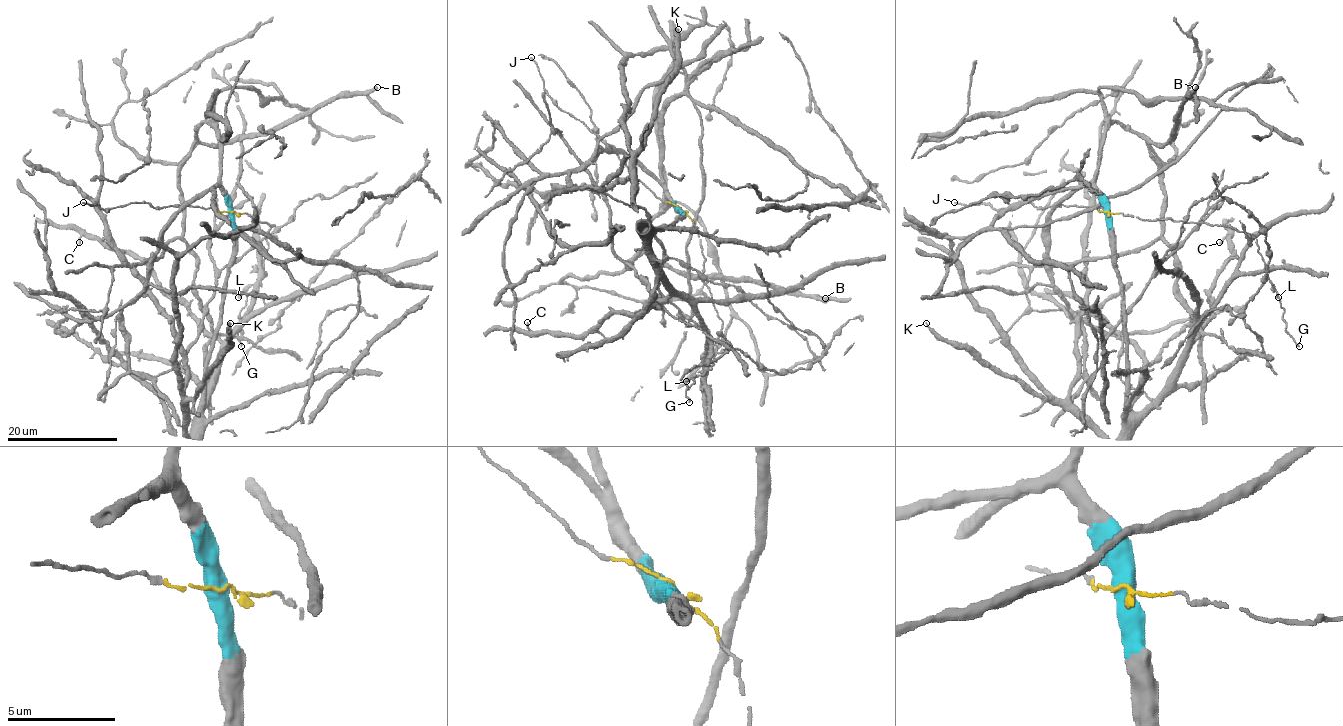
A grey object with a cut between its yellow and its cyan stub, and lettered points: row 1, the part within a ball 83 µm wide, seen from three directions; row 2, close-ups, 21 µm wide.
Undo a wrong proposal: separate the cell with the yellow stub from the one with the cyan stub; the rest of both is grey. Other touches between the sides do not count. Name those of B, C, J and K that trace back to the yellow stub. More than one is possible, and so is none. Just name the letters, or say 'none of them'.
J

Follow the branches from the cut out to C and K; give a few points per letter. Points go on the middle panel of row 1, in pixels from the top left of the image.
C: (681, 209), (649, 237), (668, 285), (663, 299), (641, 314), (609, 314), (587, 333), (535, 333), (526, 322)
K: (681, 209), (661, 175), (681, 62), (632, 53), (621, 88), (634, 151), (678, 28)

